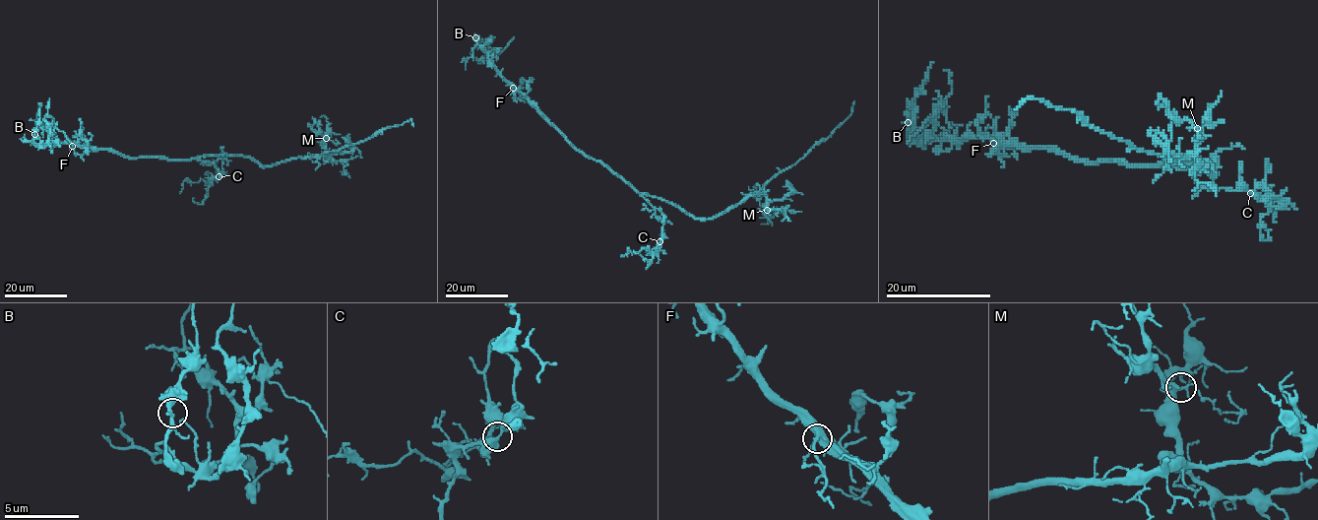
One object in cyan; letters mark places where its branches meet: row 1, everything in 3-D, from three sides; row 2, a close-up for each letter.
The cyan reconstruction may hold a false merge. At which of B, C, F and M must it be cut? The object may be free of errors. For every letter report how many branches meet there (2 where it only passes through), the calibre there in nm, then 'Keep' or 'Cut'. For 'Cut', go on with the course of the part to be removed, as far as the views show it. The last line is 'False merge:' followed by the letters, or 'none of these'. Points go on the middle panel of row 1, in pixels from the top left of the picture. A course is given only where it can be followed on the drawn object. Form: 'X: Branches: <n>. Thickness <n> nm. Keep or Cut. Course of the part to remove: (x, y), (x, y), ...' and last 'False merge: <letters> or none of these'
B: Branches: 3. Thickness 220 nm. Keep
C: Branches: 3. Thickness 220 nm. Keep
F: Branches: 3. Thickness 200 nm. Keep
M: Branches: 3. Thickness 240 nm. Keep
False merge: none of these

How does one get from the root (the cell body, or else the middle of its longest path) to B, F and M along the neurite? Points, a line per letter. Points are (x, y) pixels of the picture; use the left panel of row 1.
B: (201, 157), (188, 160), (123, 157), (111, 151), (81, 148), (70, 143), (35, 145), (34, 134)
F: (201, 157), (188, 160), (123, 157), (108, 150), (72, 146)
M: (201, 157), (241, 155), (263, 165), (272, 165), (325, 154), (326, 138)

